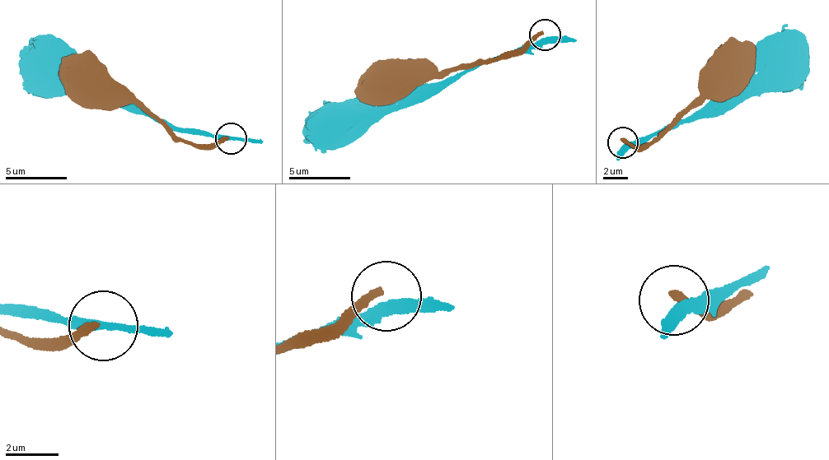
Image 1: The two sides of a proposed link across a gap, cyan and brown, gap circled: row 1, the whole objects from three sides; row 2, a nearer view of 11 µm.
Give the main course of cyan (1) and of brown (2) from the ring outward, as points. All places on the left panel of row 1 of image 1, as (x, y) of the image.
1: (233, 138), (200, 136), (175, 128), (96, 87), (61, 80), (49, 72)
2: (230, 137), (200, 143), (174, 139), (165, 123), (136, 104), (91, 98), (79, 85)

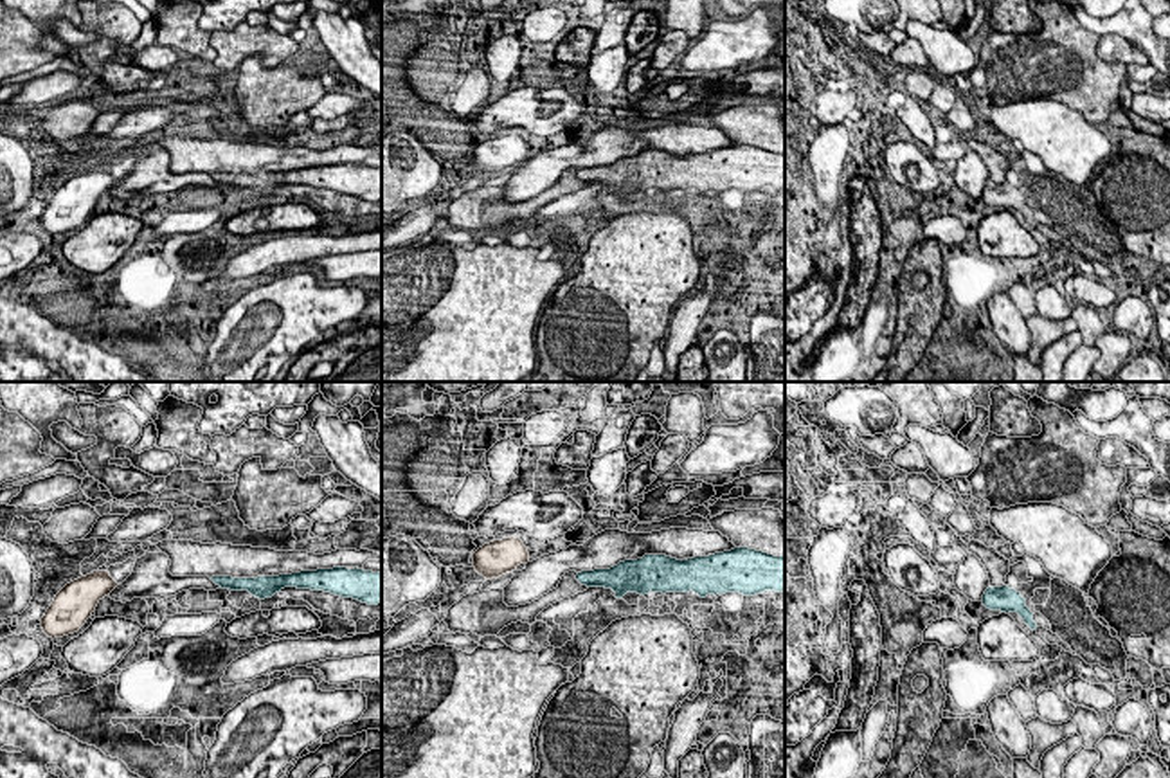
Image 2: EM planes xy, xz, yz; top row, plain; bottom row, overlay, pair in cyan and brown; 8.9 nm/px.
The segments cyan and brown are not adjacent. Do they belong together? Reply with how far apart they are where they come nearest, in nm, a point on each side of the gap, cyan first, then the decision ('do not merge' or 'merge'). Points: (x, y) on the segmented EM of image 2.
460 nm | xz (576, 575), (528, 560) | do not merge

